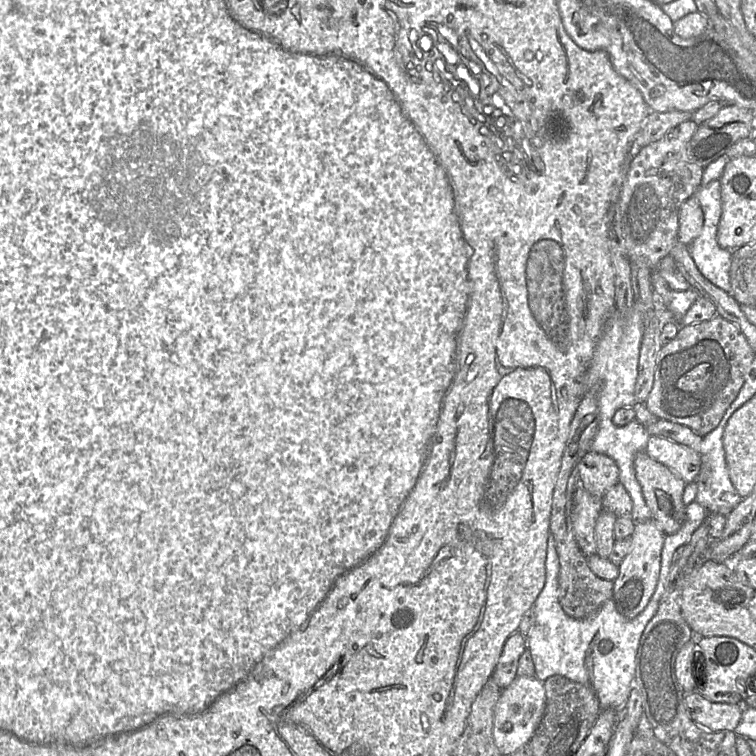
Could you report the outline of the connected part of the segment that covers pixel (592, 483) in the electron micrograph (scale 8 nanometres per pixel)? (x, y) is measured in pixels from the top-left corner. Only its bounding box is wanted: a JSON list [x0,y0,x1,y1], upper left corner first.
[578,451,619,498]

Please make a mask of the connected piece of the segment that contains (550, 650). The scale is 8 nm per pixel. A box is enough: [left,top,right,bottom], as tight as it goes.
[526,533,667,715]

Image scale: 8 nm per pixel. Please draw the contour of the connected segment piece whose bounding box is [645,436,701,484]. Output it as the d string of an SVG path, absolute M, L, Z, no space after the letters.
M650 436L645 451L651 458L672 470L686 484L695 482L700 473L700 454L667 438Z

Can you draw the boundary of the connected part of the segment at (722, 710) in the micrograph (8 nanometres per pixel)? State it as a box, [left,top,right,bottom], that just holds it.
[684,690,744,732]

